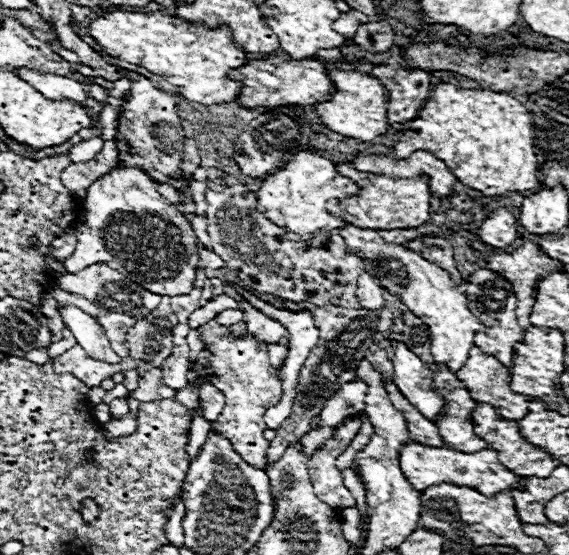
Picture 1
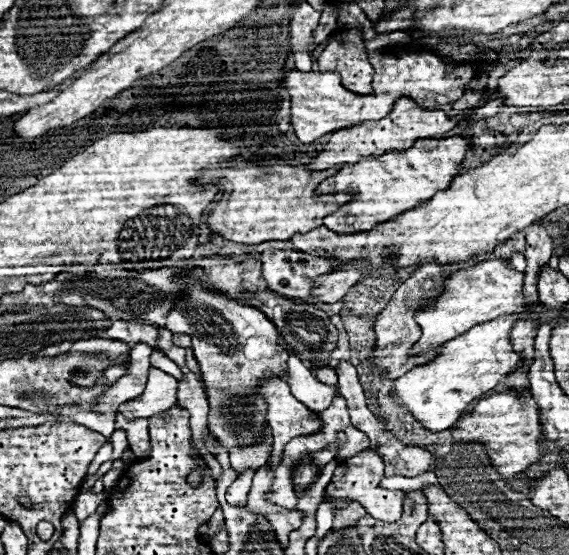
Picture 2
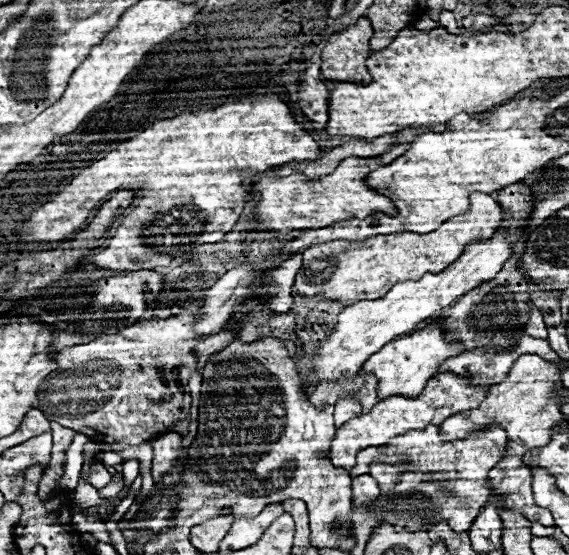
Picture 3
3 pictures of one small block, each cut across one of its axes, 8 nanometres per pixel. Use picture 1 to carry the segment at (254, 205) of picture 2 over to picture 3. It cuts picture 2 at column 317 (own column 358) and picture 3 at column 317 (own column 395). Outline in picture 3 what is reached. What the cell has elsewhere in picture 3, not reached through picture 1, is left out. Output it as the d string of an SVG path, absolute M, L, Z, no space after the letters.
M396 144L388 152L374 156L374 158L356 158L350 156L342 160L342 164L328 176L320 176L316 180L308 180L304 174L294 172L286 178L264 178L256 184L252 184L252 190L258 192L260 200L254 206L254 222L256 232L280 232L288 234L290 230L306 230L306 228L326 228L334 222L348 220L348 218L366 218L370 212L384 212L384 214L396 214L396 206L368 188L364 184L364 176L372 172L372 168L380 168L384 164L390 164L404 152L408 144Z

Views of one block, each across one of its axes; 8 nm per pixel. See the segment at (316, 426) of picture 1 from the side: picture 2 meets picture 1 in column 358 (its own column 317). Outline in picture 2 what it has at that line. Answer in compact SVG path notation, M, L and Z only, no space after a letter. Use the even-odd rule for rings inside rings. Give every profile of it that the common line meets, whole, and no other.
M290 354L288 358L288 372L292 376L292 396L306 404L312 412L320 414L328 408L328 404L336 398L336 388L320 384L312 378L310 370L294 356ZM290 362L292 362L292 372L290 372Z

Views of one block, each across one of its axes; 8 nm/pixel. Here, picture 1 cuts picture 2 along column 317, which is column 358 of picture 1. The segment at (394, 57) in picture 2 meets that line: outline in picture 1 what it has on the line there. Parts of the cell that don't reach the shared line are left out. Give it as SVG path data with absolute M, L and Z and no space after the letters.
M330 68L328 70L328 78L334 82L336 92L332 94L332 100L328 102L318 102L316 114L320 116L322 124L326 128L330 128L332 132L346 136L346 138L354 138L360 142L370 142L376 136L386 132L386 88L372 76L368 74L360 74L356 70L338 70L338 68Z

